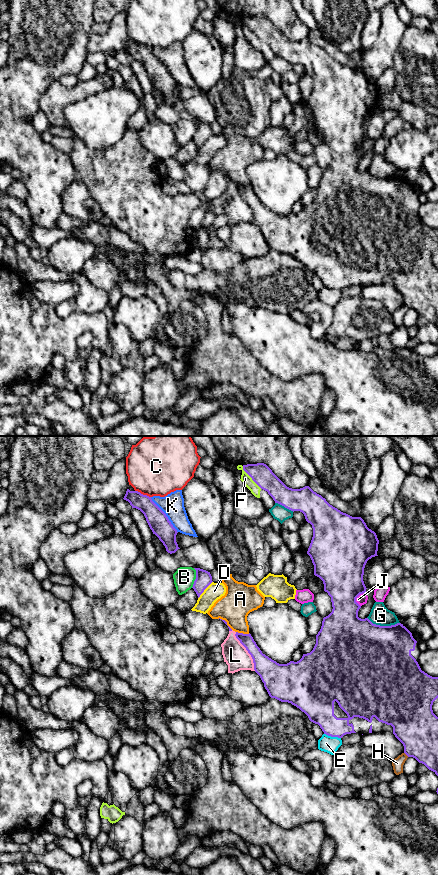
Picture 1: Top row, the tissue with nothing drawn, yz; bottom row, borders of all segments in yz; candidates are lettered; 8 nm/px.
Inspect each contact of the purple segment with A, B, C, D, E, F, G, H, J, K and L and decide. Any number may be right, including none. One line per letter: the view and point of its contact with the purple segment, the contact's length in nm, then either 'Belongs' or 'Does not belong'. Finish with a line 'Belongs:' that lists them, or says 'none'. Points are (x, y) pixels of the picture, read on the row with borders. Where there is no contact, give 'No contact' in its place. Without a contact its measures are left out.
A: Touches purple at yz (242, 633). Shared border 110 nm. Does not belong
B: Touches purple at yz (196, 578). Shared border 160 nm. Does not belong
C: Touches purple at yz (142, 494). Shared border 140 nm. Does not belong
D: Touches purple at yz (204, 589). Shared border 180 nm. Does not belong
E: Touches purple at yz (332, 736). Shared border 140 nm. Does not belong
F: Touches purple at yz (250, 476). Shared border 240 nm. Does not belong
G: Touches purple at yz (383, 626). Shared border 260 nm. Does not belong
H: Touches purple at yz (406, 754). Shared border 50 nm. Does not belong
J: Touches purple at yz (356, 597). Shared border 130 nm. Does not belong
K: Touches purple at yz (165, 515). Shared border 360 nm. Does not belong
L: Touches purple at yz (247, 650). Shared border 360 nm. Does not belong
Belongs: none

